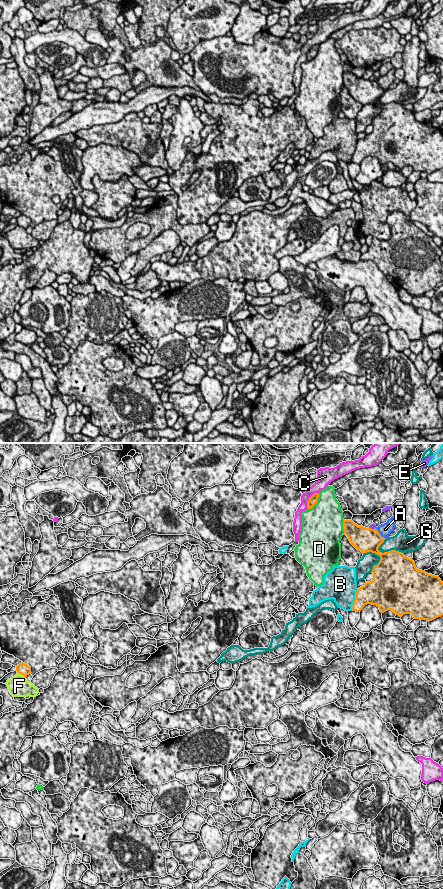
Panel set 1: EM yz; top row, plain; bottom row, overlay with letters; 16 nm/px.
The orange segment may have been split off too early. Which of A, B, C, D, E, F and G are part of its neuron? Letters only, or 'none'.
none

